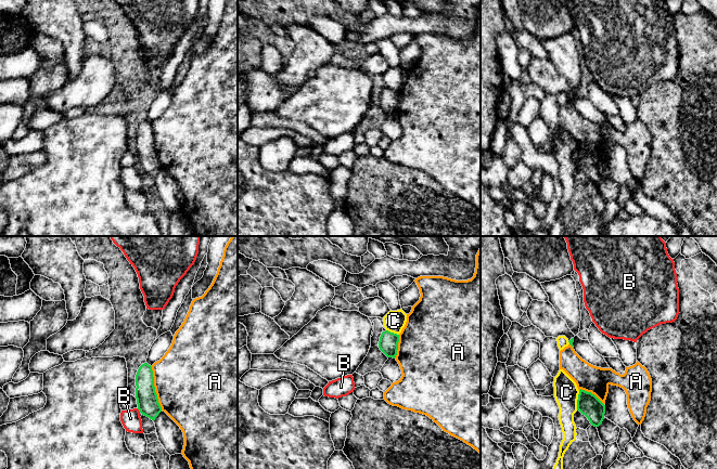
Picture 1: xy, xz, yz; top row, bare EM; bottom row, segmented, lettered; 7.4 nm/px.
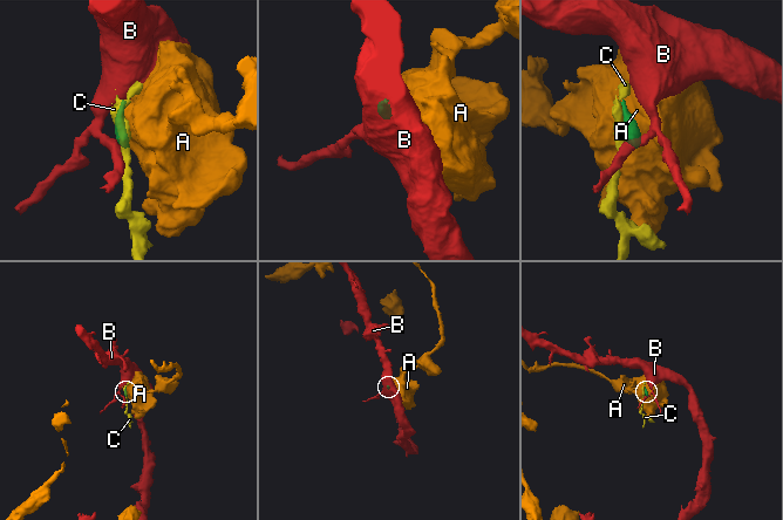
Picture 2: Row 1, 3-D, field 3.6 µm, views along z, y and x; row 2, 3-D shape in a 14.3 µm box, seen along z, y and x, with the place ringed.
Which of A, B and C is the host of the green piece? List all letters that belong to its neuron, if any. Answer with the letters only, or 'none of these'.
none of these

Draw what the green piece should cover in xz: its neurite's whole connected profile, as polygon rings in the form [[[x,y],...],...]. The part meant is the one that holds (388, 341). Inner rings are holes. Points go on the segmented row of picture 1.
[[[385,330],[379,341],[380,350],[387,356],[395,359],[397,355],[399,335]]]

